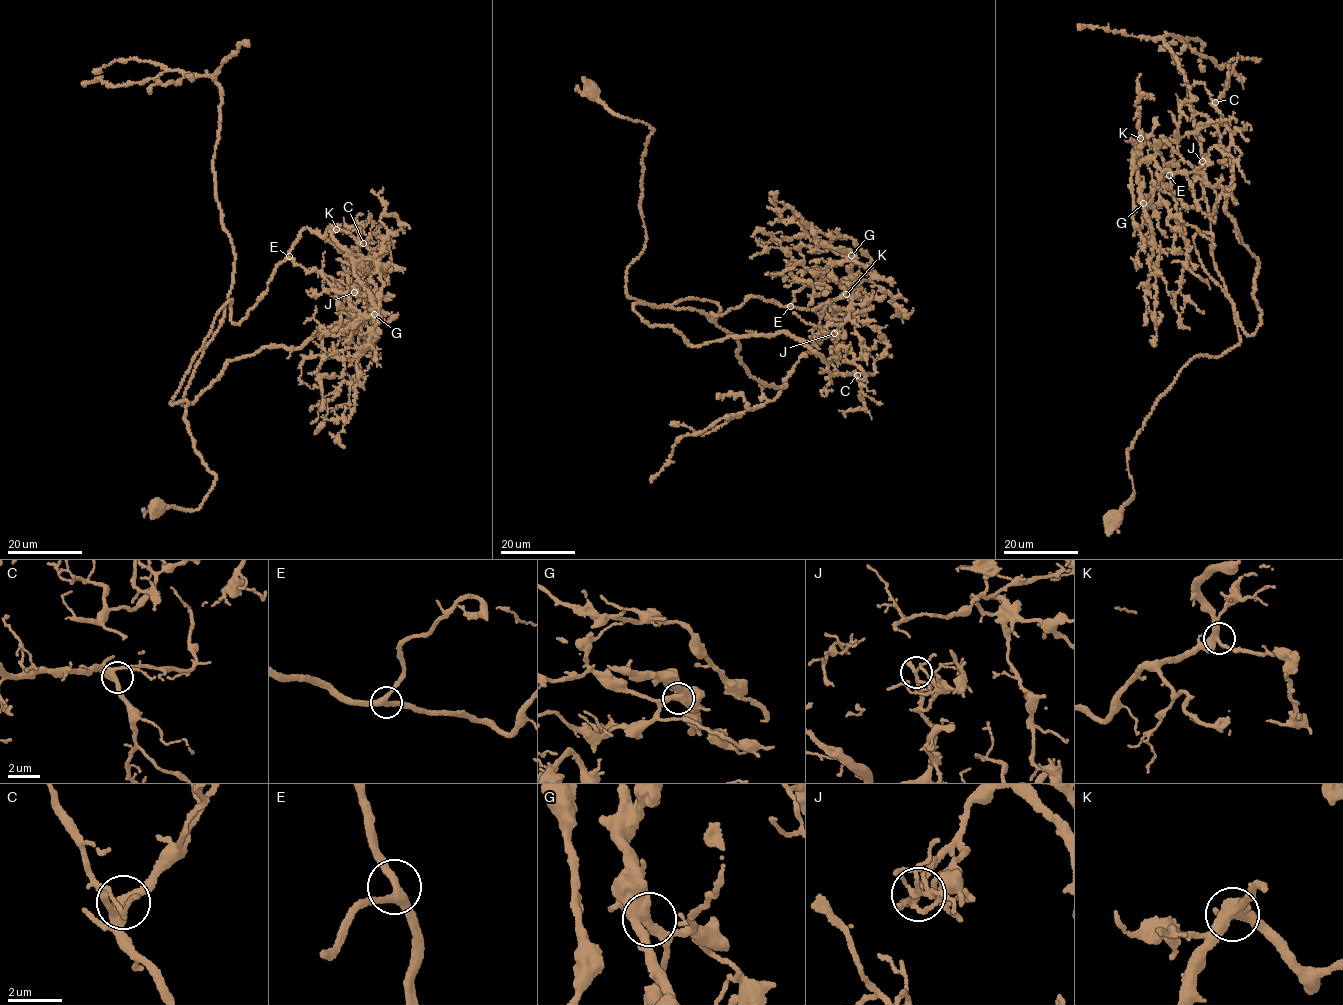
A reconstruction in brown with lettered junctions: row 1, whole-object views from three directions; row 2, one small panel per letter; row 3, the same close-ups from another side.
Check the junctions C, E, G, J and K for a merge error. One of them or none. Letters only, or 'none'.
J

